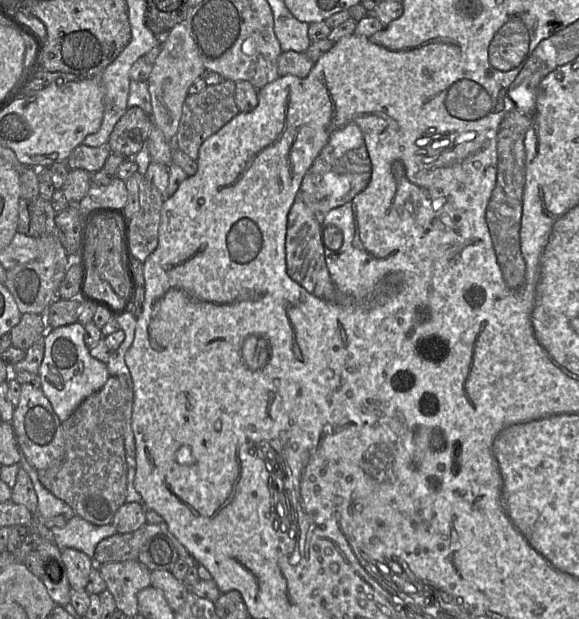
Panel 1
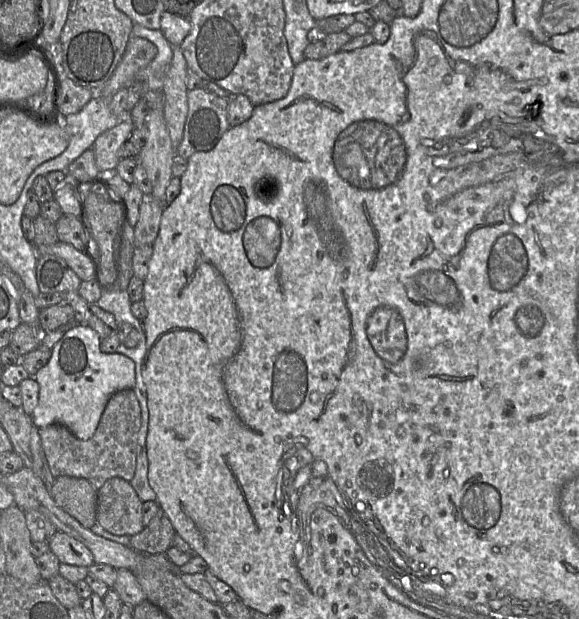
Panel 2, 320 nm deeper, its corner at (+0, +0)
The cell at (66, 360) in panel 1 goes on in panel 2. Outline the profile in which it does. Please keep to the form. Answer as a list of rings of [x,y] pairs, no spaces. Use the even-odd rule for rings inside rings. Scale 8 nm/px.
[[[76,324],[53,346],[47,364],[30,376],[39,385],[38,404],[31,415],[34,426],[60,424],[78,439],[87,440],[94,434],[109,397],[117,391],[134,388],[134,362],[117,352],[103,353],[100,341],[91,327]]]

